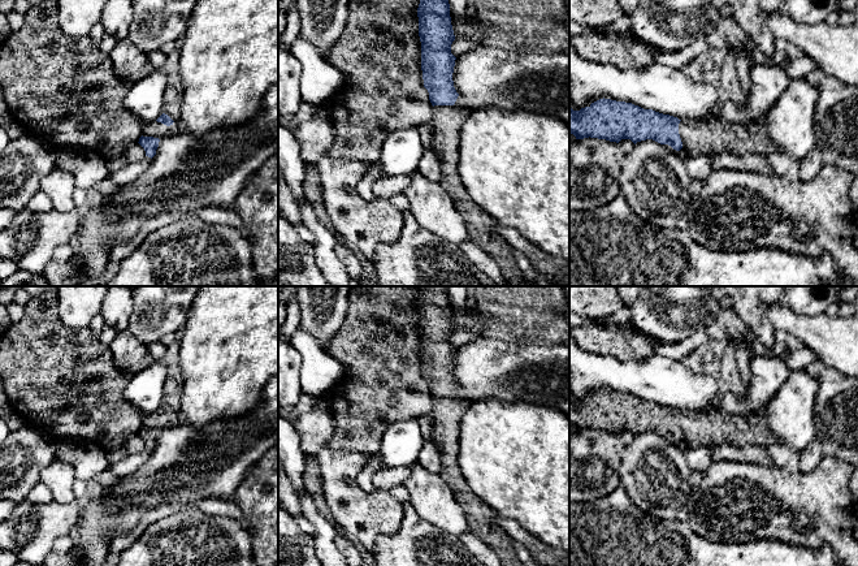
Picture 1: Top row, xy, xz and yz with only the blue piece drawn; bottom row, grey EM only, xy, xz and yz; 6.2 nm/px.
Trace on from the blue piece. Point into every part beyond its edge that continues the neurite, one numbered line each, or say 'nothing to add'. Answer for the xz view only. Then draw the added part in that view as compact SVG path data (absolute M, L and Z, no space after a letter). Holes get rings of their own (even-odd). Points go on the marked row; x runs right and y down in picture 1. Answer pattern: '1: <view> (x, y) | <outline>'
1: xz (447, 121) | M433 107L433 150L442 169L439 183L462 216L471 242L495 260L511 286L521 286L528 281L516 264L514 249L495 230L495 220L471 199L455 168L460 155L460 130L469 115L471 111L463 107Z

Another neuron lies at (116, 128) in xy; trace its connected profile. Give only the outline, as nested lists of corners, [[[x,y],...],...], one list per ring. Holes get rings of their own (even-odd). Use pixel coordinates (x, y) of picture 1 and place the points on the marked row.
[[[42,0],[30,7],[23,17],[22,27],[1,42],[0,86],[10,116],[55,152],[77,148],[114,157],[121,147],[138,143],[143,124],[124,105],[133,83],[116,73],[110,56],[90,36],[73,38],[61,30],[57,0]]]

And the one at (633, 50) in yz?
[[[571,35],[571,39],[580,57],[619,69],[645,69],[654,65],[660,53],[638,39],[623,36]]]

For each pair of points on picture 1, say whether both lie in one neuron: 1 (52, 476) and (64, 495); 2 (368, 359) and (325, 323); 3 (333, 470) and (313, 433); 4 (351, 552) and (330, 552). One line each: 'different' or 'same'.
1: same
2: different
3: different
4: different

